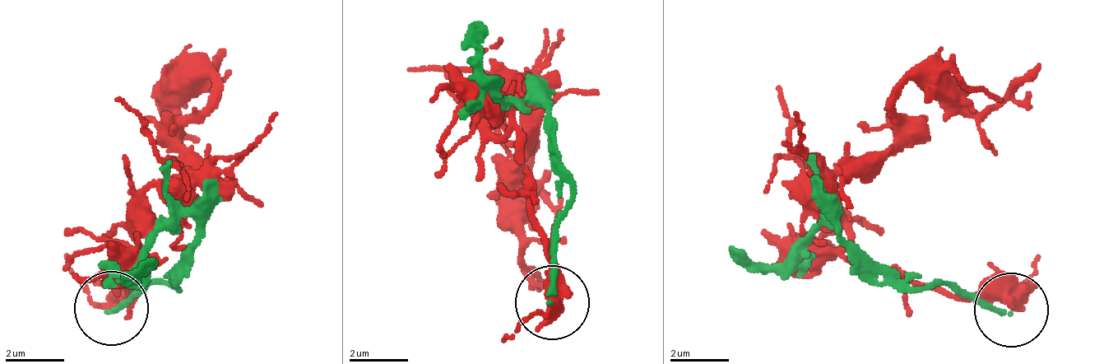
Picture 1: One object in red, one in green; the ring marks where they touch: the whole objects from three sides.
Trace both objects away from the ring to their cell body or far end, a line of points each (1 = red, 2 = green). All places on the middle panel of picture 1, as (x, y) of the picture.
1: (549, 304), (554, 259), (486, 98), (507, 110), (518, 160), (531, 150), (535, 288)
2: (552, 305), (568, 206), (558, 154), (543, 107), (506, 107), (485, 73), (479, 44), (478, 20)

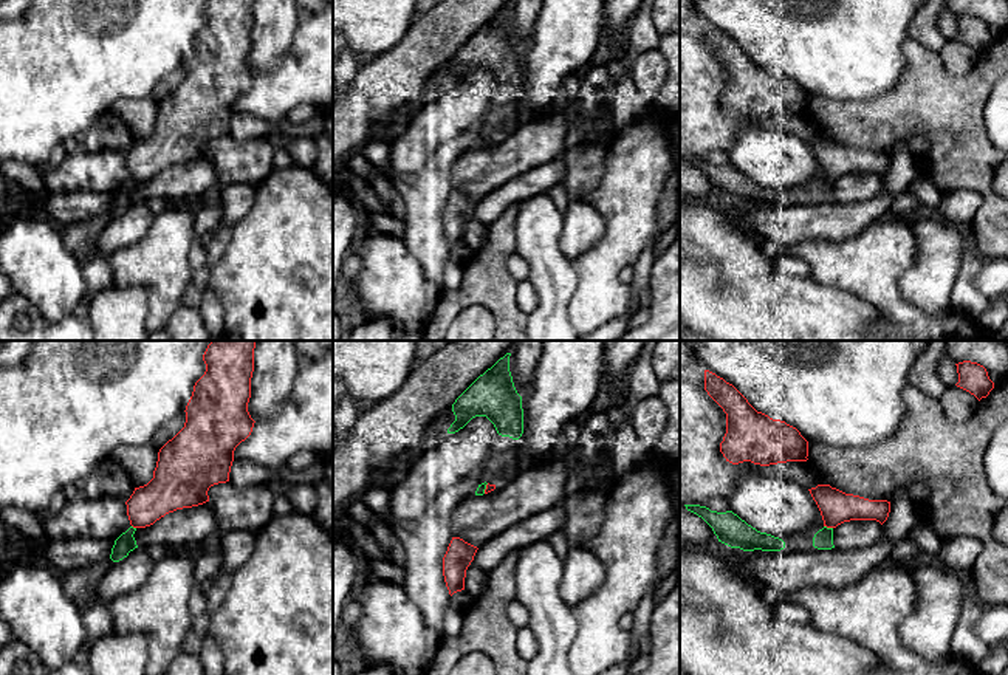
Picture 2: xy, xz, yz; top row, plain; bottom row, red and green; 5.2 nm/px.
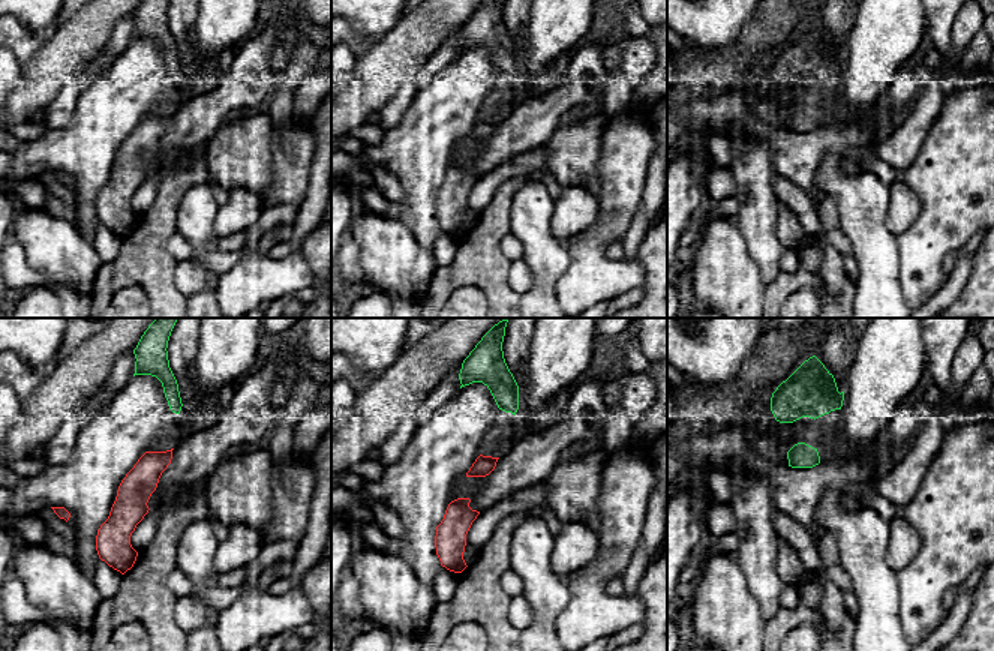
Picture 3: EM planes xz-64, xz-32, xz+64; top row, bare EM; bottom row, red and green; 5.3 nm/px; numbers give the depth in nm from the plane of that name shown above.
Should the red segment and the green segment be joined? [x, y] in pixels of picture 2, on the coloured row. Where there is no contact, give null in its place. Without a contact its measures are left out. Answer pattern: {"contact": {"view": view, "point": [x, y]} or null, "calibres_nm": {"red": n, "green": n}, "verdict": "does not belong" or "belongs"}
{"contact": {"view": "yz", "point": [829, 527]}, "calibres_nm": {"red": 170, "green": 100}, "verdict": "does not belong"}

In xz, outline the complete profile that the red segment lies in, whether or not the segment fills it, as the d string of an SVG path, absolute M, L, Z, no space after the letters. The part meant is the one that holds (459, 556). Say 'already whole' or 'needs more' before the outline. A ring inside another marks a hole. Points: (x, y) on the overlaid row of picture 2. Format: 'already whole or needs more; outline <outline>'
already whole; outline M452 537L443 557L443 576L451 596L465 590L466 570L474 560L477 550L477 547L463 539Z

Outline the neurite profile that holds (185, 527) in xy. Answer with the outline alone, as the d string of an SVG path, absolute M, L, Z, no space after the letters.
M206 502L169 512L150 526L136 528L133 537L138 548L159 543L169 550L181 550L192 543L207 543L215 533L218 523L212 506Z

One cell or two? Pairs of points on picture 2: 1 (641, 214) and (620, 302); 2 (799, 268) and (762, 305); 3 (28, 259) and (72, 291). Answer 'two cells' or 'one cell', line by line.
1: one cell
2: two cells
3: one cell

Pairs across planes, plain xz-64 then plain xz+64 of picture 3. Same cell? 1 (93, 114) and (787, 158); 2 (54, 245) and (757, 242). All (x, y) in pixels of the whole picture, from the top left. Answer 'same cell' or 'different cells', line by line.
1: different cells
2: different cells

